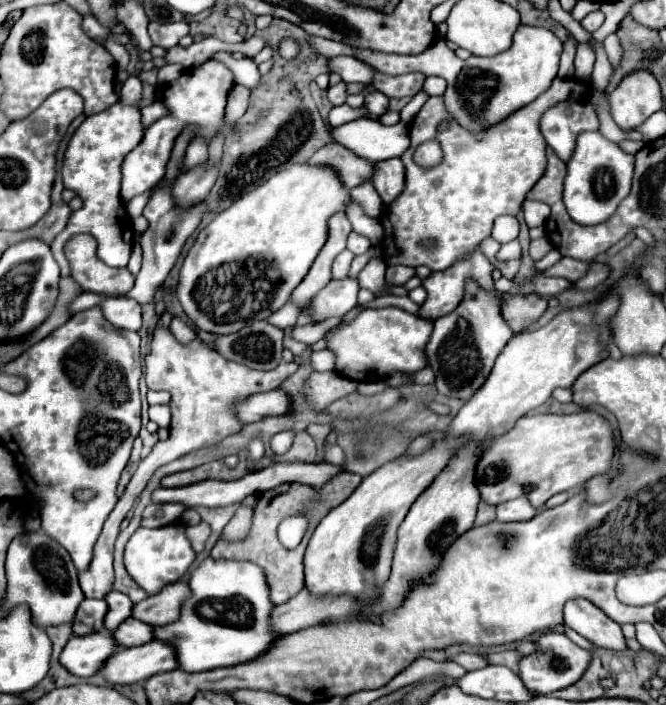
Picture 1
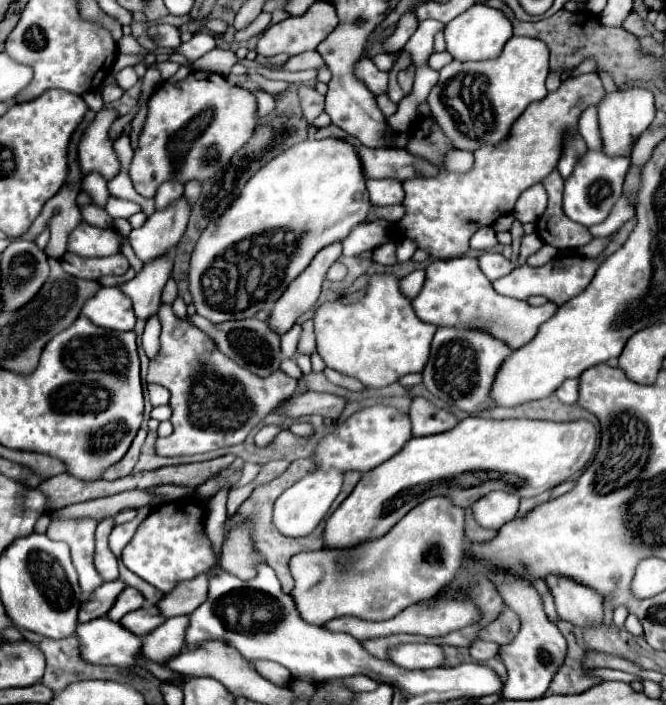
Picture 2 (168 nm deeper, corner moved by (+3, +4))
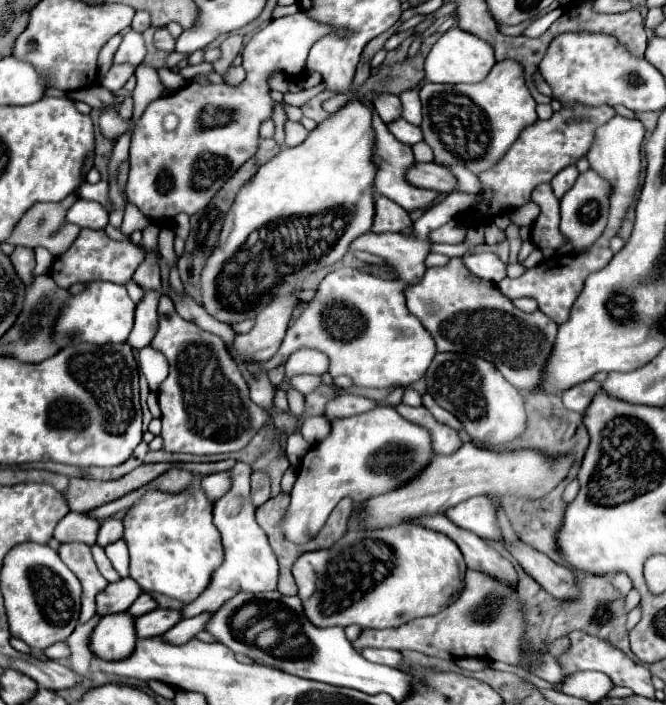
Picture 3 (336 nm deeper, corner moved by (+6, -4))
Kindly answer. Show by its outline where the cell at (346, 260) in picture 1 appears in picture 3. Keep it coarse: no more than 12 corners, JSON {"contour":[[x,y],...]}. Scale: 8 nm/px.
{"contour":[[328,273],[264,367],[328,355],[356,387],[416,383],[432,335],[408,283]]}

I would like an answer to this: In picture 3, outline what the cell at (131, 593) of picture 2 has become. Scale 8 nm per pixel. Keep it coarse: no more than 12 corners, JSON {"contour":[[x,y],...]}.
{"contour":[[148,593],[130,605],[128,613],[140,617],[158,607]]}

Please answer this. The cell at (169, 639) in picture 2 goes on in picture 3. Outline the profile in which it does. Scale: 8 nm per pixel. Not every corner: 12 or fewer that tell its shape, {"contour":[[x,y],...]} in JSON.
{"contour":[[210,613],[182,619],[162,635],[166,643],[184,645],[204,629]]}

